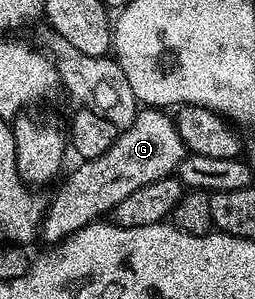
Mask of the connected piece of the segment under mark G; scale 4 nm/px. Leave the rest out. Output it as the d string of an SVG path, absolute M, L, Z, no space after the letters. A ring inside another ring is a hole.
M161 108L138 109L130 126L118 133L103 156L76 163L78 166L58 188L57 195L48 199L45 217L41 220L40 241L48 244L64 242L69 235L86 229L102 216L108 215L119 204L119 200L127 200L131 192L139 192L139 188L155 184L176 171L187 151L185 141L177 131L176 121L165 114L168 113Z

